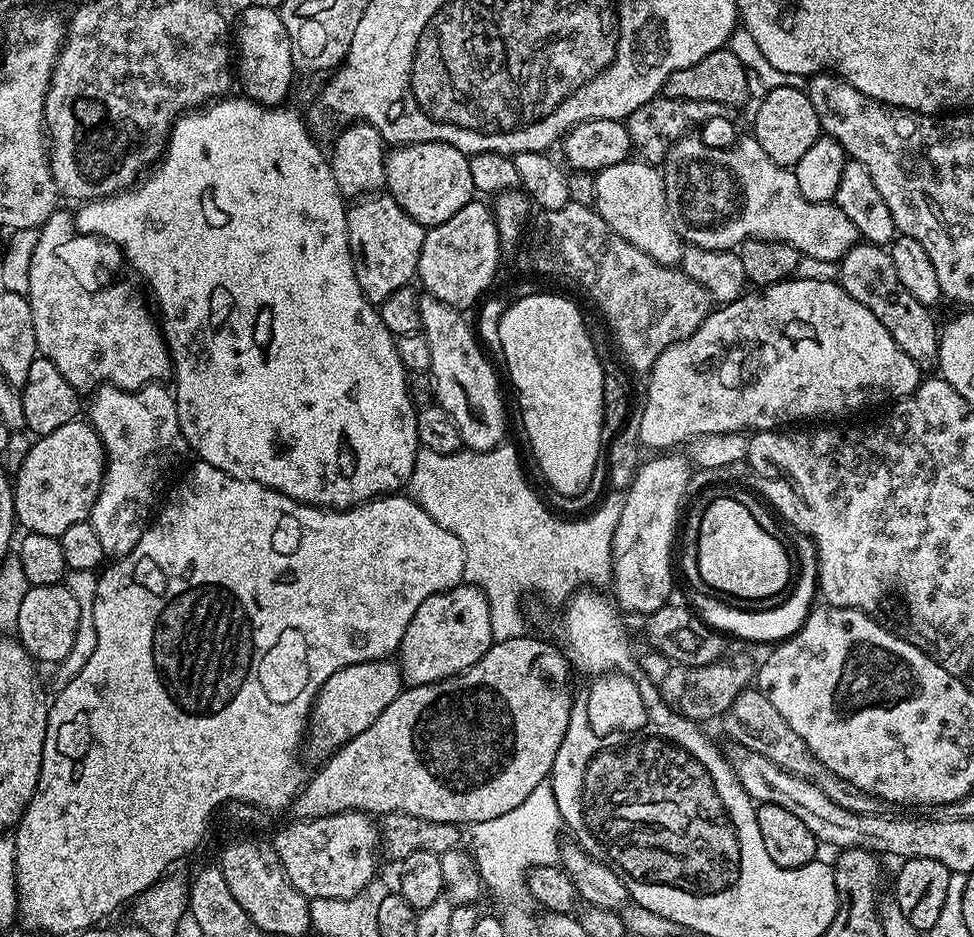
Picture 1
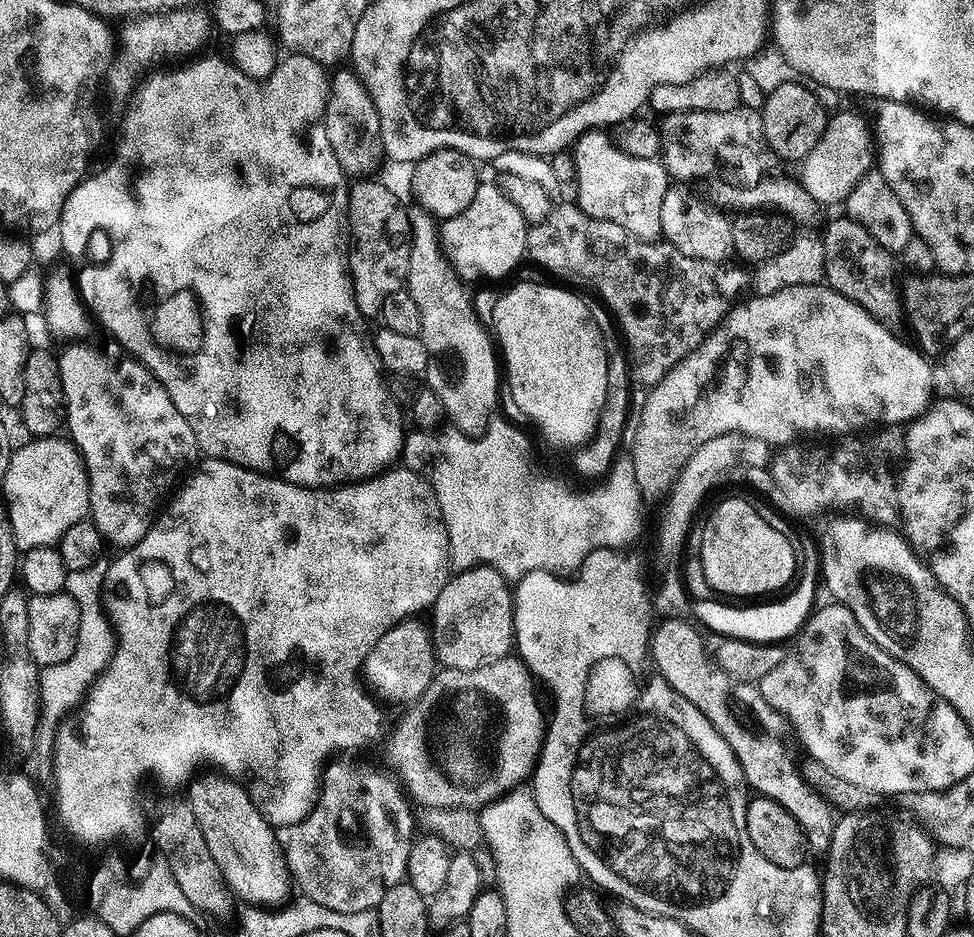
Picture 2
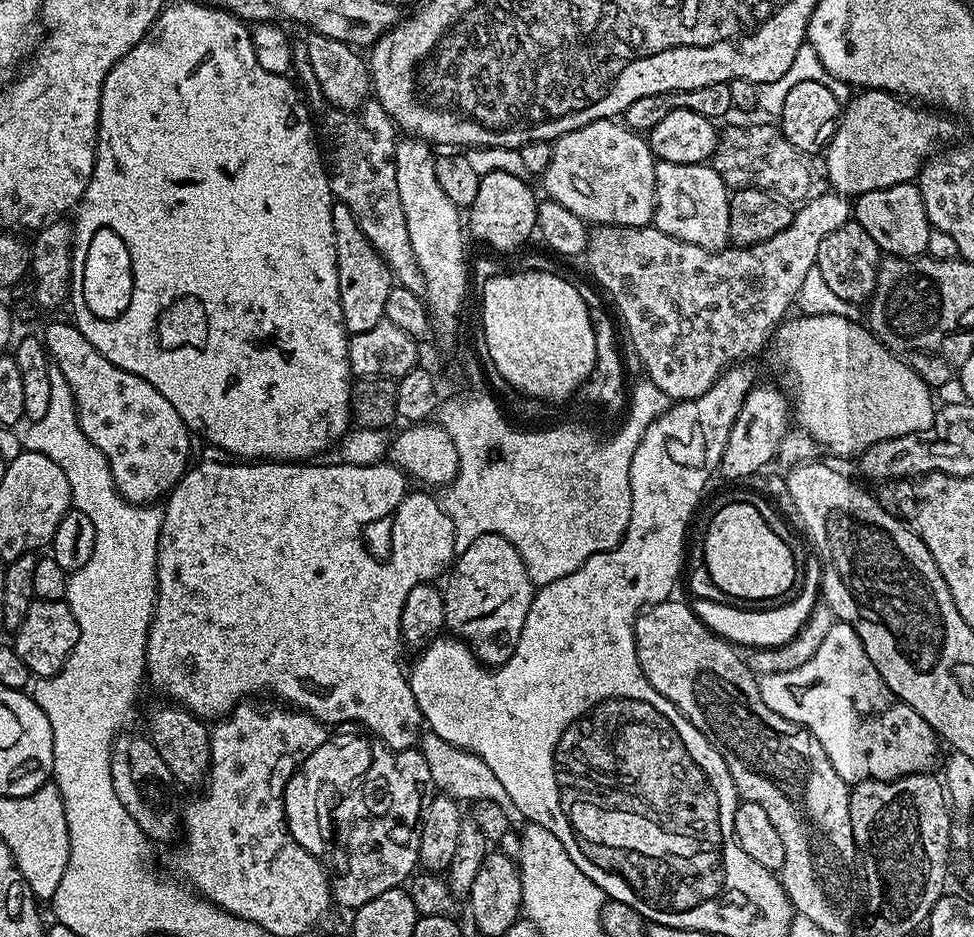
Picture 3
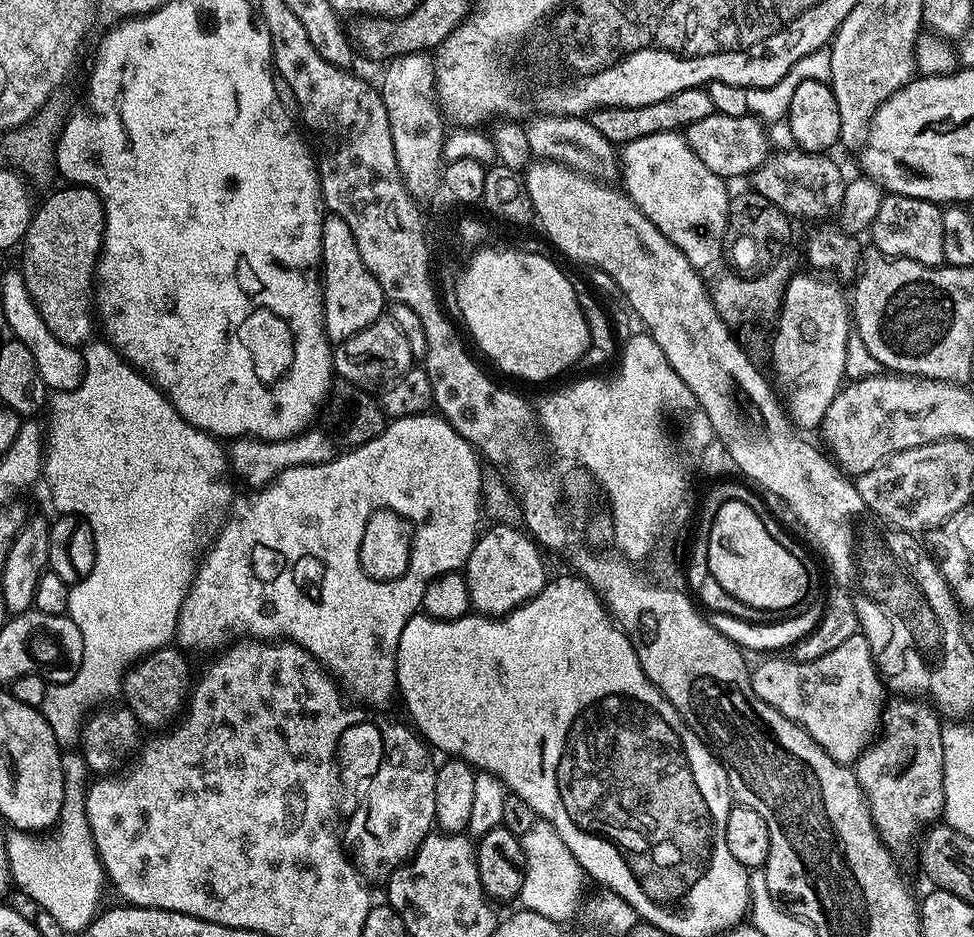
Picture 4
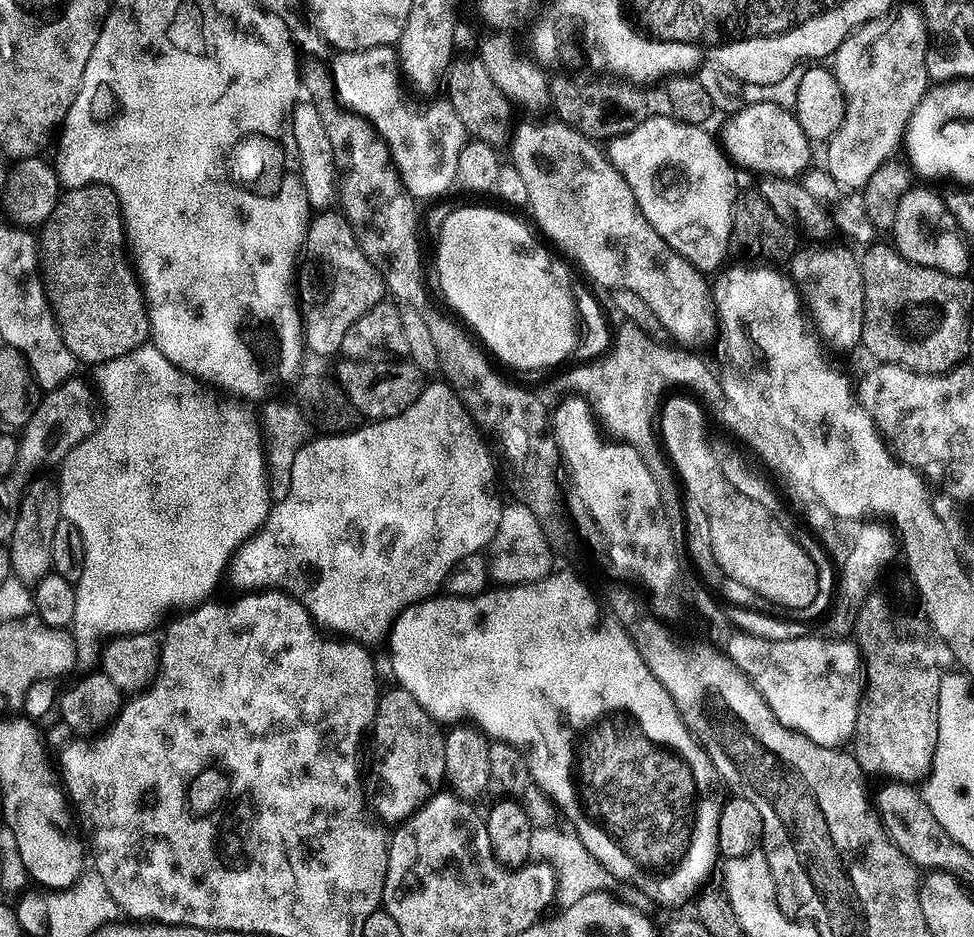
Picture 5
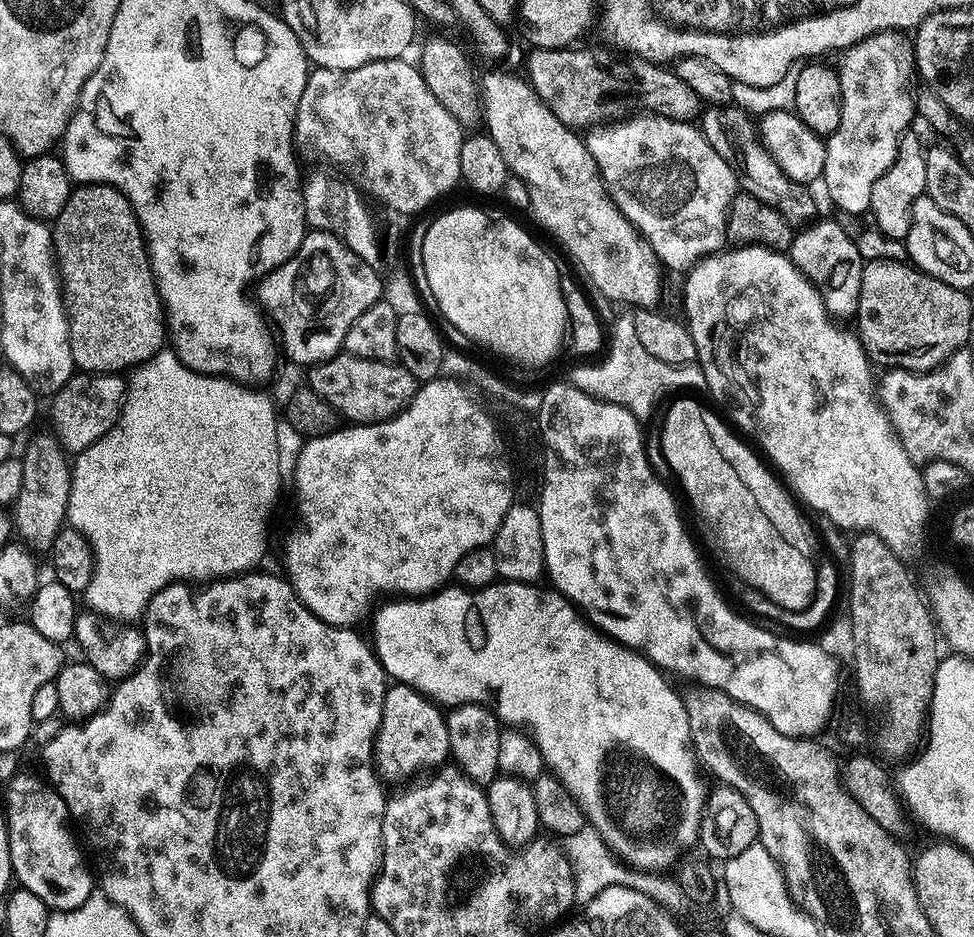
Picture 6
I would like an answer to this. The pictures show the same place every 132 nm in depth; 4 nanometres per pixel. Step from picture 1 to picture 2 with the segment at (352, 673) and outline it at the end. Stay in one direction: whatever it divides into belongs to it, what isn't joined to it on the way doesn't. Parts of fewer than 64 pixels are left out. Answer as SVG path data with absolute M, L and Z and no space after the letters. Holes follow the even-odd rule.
M409 618L398 622L390 630L386 630L386 634L382 634L374 650L370 650L370 654L364 659L362 676L366 684L368 679L367 687L381 701L411 702L423 694L420 688L426 690L426 686L430 686L437 671L438 661L436 652L432 648L432 633L429 625L425 621L423 624L420 618Z

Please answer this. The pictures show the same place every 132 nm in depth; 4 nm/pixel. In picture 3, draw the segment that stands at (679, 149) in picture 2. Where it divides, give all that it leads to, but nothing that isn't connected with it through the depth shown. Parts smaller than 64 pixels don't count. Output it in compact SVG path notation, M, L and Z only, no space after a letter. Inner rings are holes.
M775 123L748 124L745 128L728 128L719 133L716 141L716 152L713 154L710 166L724 179L729 189L757 188L768 192L783 200L789 206L805 204L807 200L813 200L829 191L827 179L824 175L823 163L811 152L800 152L780 133Z

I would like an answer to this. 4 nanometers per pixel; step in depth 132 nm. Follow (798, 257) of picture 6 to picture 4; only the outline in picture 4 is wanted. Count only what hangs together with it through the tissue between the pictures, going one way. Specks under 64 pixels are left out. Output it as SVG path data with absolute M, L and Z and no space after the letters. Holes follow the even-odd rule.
M800 274L793 275L792 281L786 286L784 291L784 300L780 303L780 311L774 321L774 327L776 327L776 333L772 336L772 372L771 375L776 375L775 383L778 385L779 395L782 397L783 403L786 405L786 415L793 425L797 429L800 428L812 428L812 430L819 429L822 418L826 414L826 409L830 407L830 402L834 402L836 395L840 393L842 385L845 383L846 377L844 377L844 367L848 364L848 332L850 336L850 304L844 296L840 293L841 285L833 282L828 278L821 278L816 276L800 276Z

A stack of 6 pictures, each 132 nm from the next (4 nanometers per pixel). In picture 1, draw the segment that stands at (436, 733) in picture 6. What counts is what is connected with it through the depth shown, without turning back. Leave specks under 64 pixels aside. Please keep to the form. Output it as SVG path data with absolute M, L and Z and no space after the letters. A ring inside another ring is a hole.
M338 812L313 820L296 820L288 824L274 839L276 859L290 882L304 896L311 899L350 899L377 879L376 848L381 847L382 832L366 812Z

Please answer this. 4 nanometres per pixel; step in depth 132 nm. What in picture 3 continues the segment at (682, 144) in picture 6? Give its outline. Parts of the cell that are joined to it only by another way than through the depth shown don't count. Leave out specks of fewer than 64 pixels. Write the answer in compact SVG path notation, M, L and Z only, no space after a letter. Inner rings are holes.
M659 161L656 165L656 215L654 226L668 236L711 252L729 247L730 189L724 179L707 163L675 164Z

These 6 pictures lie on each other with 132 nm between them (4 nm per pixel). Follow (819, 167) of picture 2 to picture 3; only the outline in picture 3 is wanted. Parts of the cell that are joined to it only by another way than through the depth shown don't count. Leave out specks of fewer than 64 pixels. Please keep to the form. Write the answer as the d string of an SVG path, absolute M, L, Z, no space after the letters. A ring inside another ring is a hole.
M877 88L857 91L852 99L843 105L832 139L822 153L824 175L829 189L842 196L855 198L870 190L882 190L886 186L915 181L920 169L924 167L925 160L933 155L937 147L935 144L939 140L948 140L955 134L956 128L951 122L953 123L947 115L939 111L913 106L890 92Z

